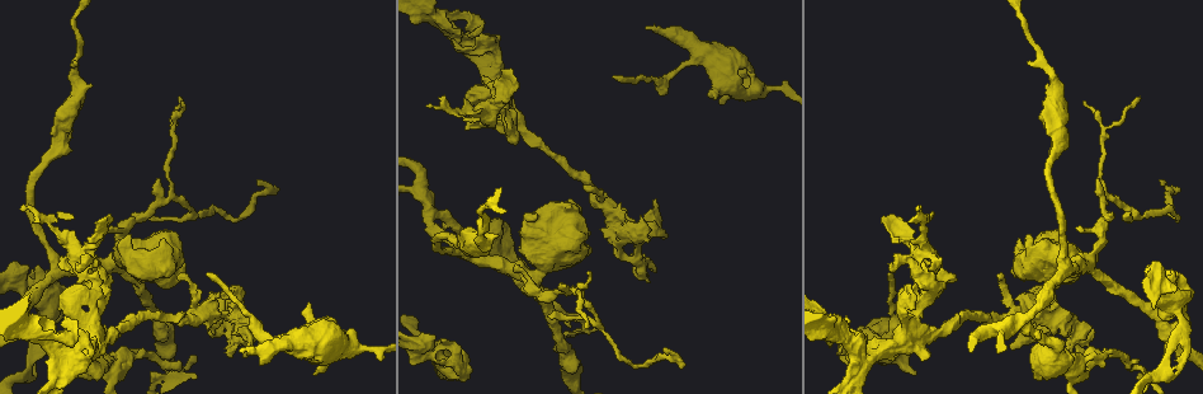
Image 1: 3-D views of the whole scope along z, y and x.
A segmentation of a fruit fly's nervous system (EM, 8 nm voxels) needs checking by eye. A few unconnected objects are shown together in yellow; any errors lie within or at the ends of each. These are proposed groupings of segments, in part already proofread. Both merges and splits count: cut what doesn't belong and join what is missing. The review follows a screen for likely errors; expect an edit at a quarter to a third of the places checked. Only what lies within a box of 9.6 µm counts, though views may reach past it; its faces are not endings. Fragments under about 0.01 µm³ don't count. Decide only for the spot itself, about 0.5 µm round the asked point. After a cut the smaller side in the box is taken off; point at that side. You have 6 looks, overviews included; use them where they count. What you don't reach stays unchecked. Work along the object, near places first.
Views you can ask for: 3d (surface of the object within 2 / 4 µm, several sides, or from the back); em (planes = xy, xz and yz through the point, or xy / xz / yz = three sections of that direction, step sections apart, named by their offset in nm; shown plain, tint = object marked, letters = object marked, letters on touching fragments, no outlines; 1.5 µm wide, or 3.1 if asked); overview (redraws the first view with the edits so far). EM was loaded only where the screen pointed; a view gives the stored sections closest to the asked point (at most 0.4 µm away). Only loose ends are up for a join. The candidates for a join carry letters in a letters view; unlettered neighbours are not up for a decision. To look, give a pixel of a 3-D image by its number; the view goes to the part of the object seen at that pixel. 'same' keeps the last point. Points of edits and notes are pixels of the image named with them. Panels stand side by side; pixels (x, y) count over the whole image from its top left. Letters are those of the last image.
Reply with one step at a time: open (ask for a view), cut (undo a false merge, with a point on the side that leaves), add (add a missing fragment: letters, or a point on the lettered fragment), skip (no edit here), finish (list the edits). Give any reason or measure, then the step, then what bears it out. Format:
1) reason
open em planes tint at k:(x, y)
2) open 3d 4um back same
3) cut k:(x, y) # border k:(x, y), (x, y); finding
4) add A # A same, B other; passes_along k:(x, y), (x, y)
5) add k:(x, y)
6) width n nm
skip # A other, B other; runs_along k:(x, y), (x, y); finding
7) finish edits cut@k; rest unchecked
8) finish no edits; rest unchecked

an open end
open em xy step 4 letters at 1:(839, 350)

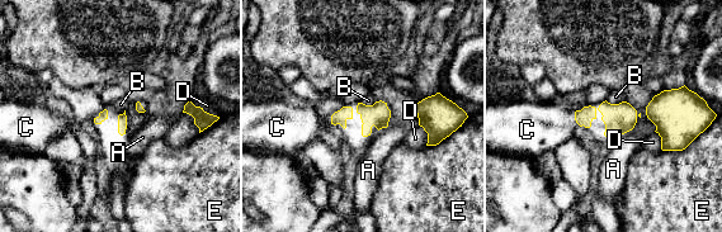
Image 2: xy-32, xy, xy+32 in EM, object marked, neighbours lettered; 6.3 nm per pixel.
add C # A other, B other, C same, D other, E other; it goes on there

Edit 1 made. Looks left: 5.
free end
open em planes letters at 1:(181, 97)

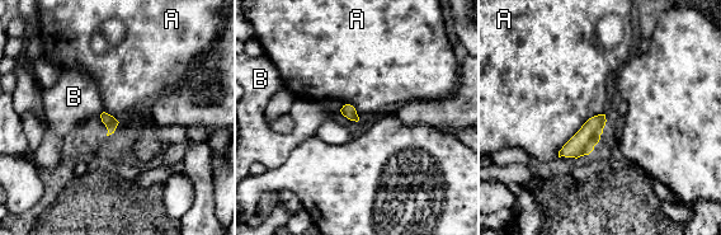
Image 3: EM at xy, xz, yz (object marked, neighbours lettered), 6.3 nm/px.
width 80 nm; longest_contact A 400 nm
skip # A other, B other; none of them fits

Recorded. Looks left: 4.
thick turns thin
open 3d 4um at 1:(1177, 328)

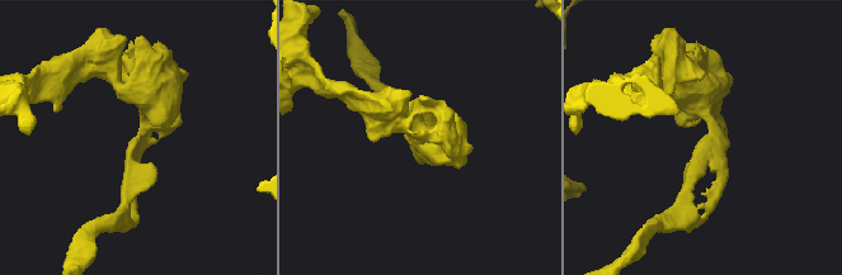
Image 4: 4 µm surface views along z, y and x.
open em planes tint at 4:(709, 143)

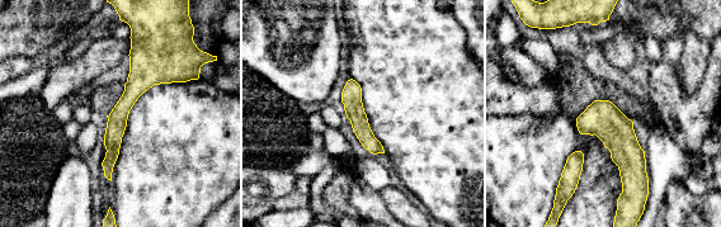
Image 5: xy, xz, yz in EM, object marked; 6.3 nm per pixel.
see the neighbours
open em planes letters same

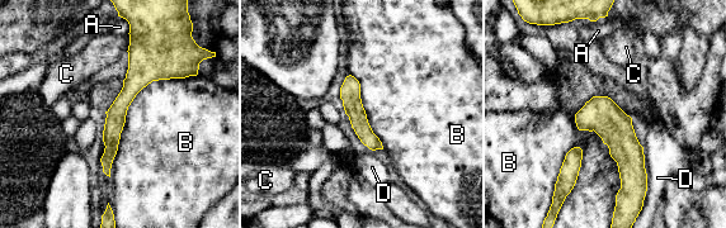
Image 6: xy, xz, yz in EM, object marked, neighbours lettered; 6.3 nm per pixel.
skip # A other, B other, C other, D other; runs_along 6:(132, 37), (107, 170); all the same cell

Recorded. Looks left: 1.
finish edits add@2; rest unchecked

